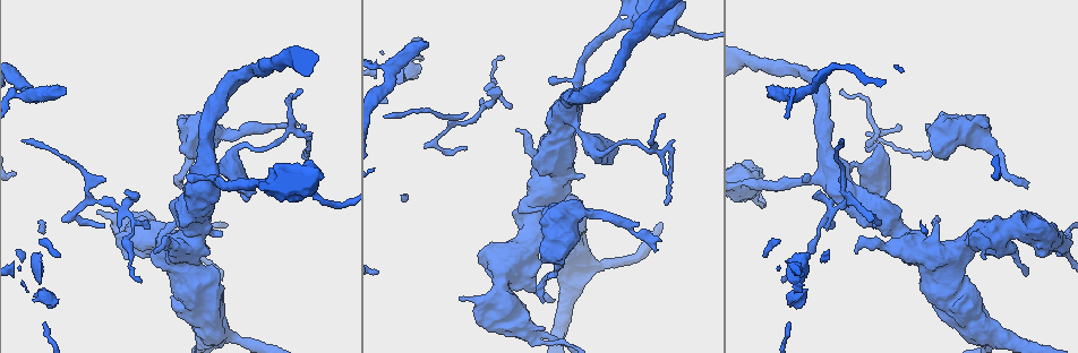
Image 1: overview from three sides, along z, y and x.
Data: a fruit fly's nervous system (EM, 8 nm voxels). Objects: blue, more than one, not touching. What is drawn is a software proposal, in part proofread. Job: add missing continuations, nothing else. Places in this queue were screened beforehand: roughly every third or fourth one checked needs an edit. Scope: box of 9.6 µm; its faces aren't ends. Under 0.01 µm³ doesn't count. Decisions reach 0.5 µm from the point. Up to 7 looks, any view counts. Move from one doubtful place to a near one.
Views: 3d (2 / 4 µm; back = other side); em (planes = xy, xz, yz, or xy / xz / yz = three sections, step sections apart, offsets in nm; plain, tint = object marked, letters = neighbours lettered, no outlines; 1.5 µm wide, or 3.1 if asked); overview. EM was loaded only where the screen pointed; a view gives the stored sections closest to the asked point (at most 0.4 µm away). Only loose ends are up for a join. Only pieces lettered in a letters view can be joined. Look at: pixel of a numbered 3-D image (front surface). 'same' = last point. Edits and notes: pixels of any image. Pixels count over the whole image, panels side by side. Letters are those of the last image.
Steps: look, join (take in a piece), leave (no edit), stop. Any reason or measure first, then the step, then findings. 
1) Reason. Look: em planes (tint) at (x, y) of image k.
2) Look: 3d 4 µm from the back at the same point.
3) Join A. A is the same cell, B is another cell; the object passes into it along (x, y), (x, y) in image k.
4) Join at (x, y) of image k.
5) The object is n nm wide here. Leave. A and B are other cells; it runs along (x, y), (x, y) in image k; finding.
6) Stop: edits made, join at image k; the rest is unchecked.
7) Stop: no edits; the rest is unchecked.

Thin end. Look: em xz step 4 (letters) at (384, 118) of image 1.

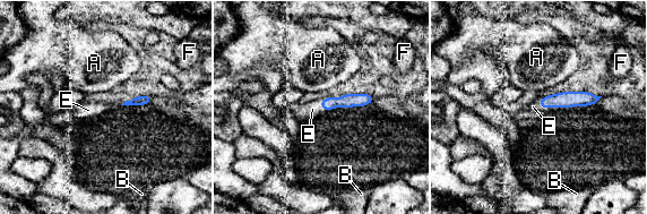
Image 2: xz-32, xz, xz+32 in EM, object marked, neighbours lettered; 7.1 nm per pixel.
Join E. E is the same cell, A, B and F are other cells; the neuron continues.

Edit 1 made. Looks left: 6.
Redraw. Look: overview.

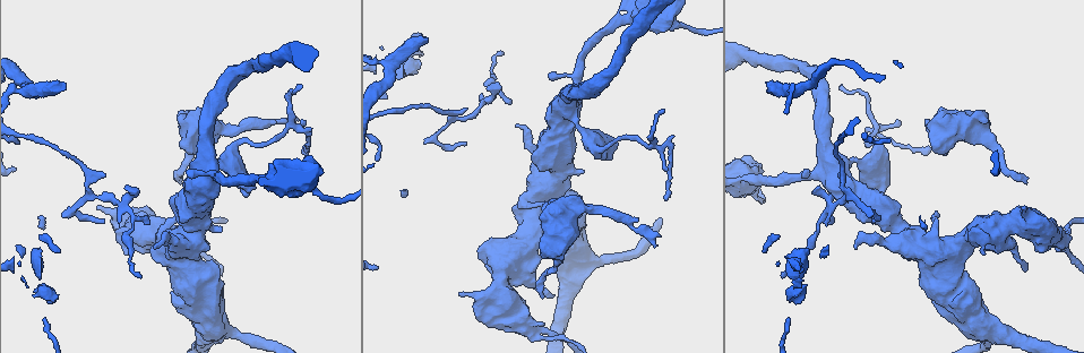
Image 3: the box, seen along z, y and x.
Branch stops here. Look: em xz step 4 (tint) at (427, 38) of image 3.

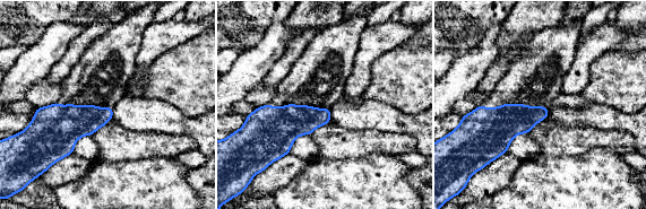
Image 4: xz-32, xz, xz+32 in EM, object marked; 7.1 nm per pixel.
Look: em xz step 4 (letters) at the same point.

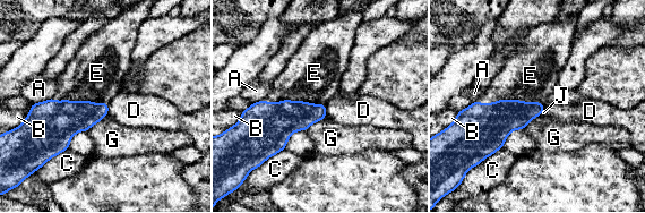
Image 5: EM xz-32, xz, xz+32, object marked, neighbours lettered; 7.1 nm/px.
Join E. E is the same cell, A, B, C, D, G and J are other cells; it goes on there.

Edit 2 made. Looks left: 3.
An open end. Look: em planes (letters) at (304, 149) of image 3.

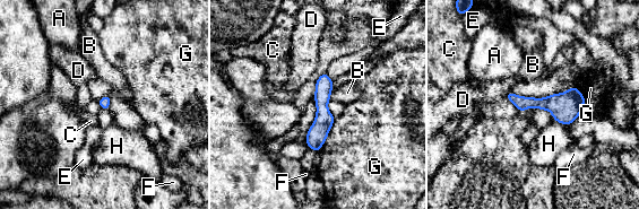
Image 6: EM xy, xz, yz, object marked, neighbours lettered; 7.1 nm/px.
The longest contact is with G, 260 nm. Leave. A, B, C, D, E, F, G and H are other cells; it runs along (325, 77), (316, 147) in image 6; none of them fits.

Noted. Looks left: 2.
Stop: edits made, join at image 2, join at image 5; the rest is unchecked.

